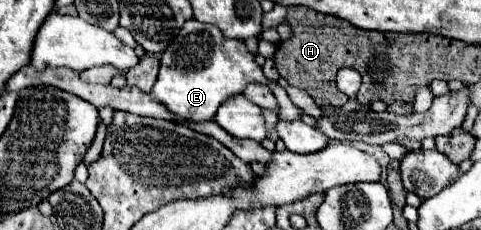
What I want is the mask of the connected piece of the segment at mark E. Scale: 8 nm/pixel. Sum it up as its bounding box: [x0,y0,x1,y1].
[149,20,267,122]

